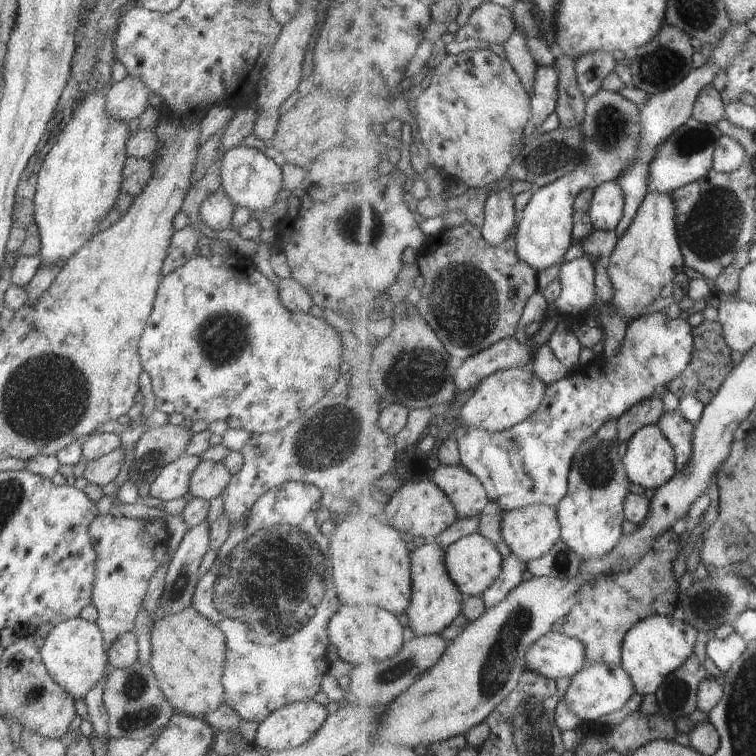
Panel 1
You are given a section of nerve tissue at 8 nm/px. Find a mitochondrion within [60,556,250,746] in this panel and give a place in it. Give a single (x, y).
(141, 714)

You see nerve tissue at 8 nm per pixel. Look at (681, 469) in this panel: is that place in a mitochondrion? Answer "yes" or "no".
no

